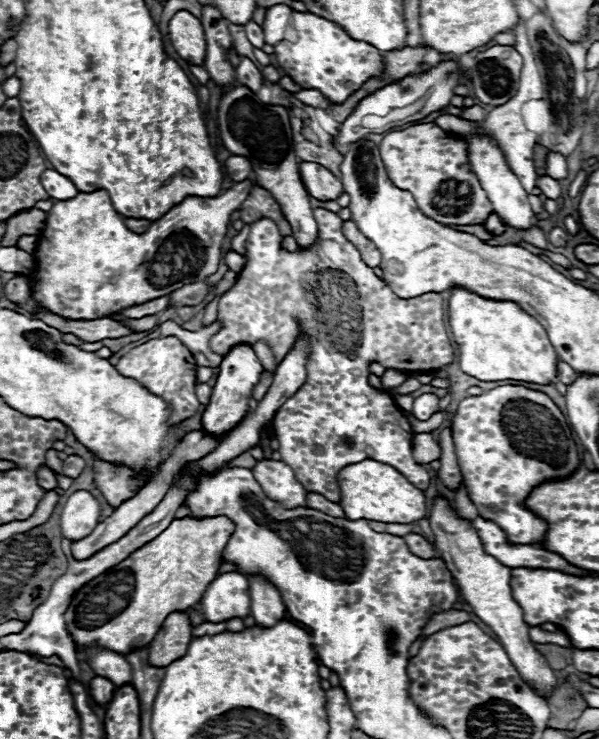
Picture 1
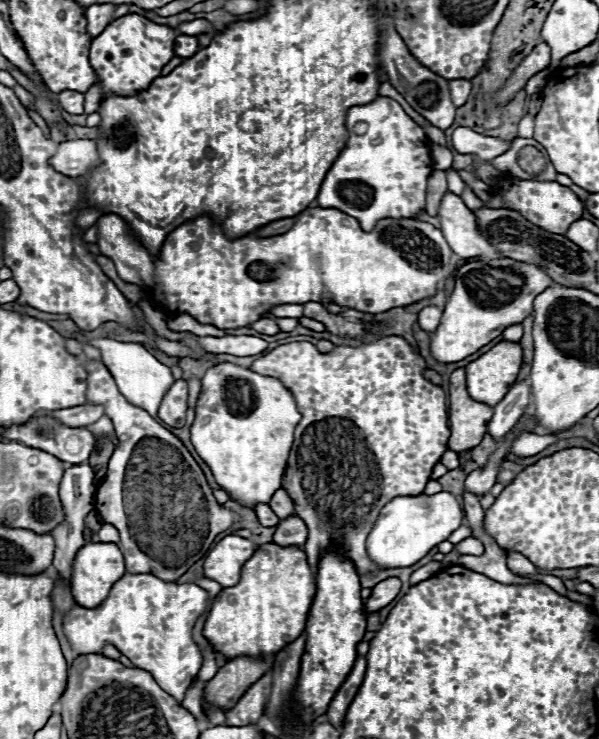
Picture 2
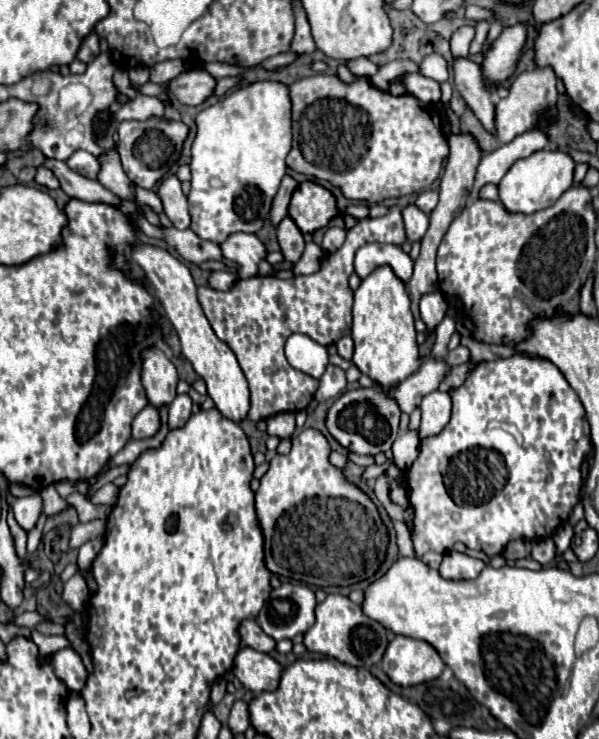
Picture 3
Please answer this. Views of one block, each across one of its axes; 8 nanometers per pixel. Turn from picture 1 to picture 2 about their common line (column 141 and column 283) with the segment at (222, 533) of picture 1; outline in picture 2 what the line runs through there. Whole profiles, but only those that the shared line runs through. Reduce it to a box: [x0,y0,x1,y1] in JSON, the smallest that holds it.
[202,542,316,660]

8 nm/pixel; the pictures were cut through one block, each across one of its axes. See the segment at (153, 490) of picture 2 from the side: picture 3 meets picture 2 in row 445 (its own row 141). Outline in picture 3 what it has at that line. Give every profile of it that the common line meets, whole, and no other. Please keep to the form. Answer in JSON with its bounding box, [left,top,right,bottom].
[116,118,188,188]

